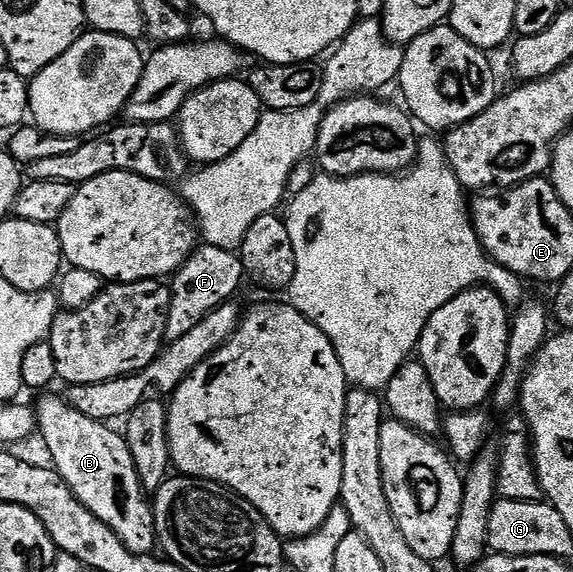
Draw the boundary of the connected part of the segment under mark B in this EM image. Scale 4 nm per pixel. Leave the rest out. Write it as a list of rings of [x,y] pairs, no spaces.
[[[50,393],[43,394],[43,399],[36,403],[37,434],[42,435],[43,441],[47,443],[46,451],[50,454],[49,462],[54,470],[62,482],[68,485],[68,489],[72,489],[80,505],[84,505],[84,509],[100,517],[100,521],[104,521],[104,525],[108,525],[108,529],[112,529],[112,533],[116,533],[116,537],[120,537],[120,541],[124,541],[128,549],[132,549],[137,555],[151,554],[158,542],[158,534],[154,528],[152,499],[142,487],[136,463],[126,444],[125,434],[121,430],[113,431],[113,426],[96,421],[92,417],[84,417],[84,413],[71,407],[63,396],[61,399],[58,395],[48,394]]]

